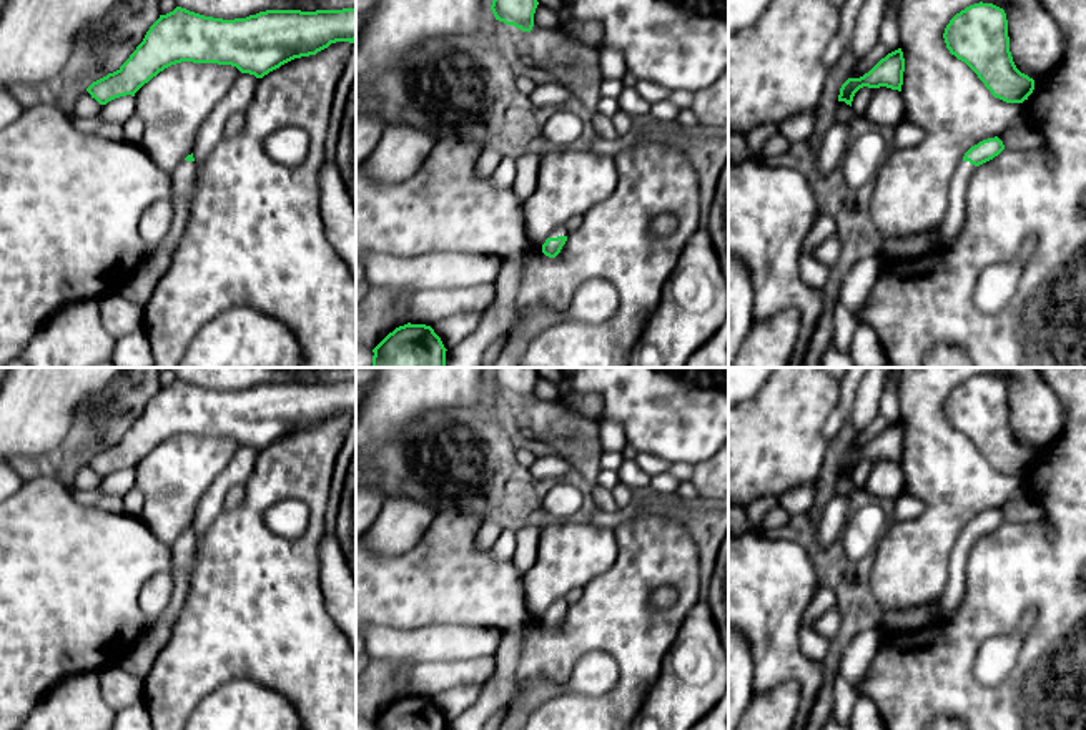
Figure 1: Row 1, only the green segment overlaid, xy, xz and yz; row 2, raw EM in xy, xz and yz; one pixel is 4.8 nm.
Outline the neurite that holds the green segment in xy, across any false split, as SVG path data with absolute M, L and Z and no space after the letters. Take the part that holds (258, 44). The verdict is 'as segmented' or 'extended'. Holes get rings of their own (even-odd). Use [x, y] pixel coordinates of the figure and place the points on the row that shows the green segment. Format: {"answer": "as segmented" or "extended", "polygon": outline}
{"answer": "as segmented", "polygon": "M176 7L160 15L116 72L93 81L86 91L100 105L135 96L153 76L181 62L231 65L241 73L263 78L336 42L356 42L356 8L266 10L223 20Z"}

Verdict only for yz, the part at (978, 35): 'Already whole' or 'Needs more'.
Already whole

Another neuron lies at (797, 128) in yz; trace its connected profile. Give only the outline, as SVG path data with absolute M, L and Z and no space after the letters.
M817 106L798 111L778 125L778 131L792 143L808 141L817 123Z

